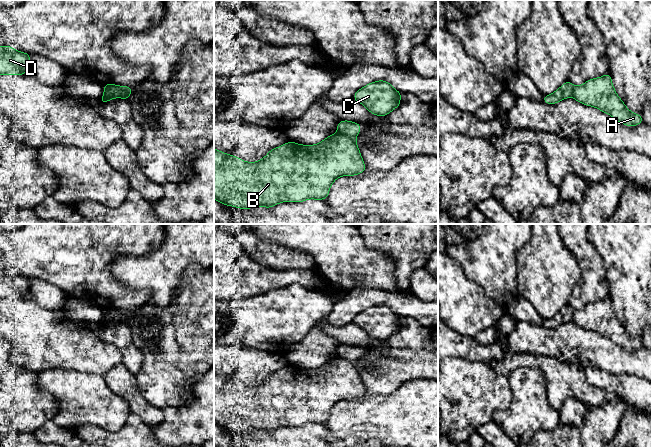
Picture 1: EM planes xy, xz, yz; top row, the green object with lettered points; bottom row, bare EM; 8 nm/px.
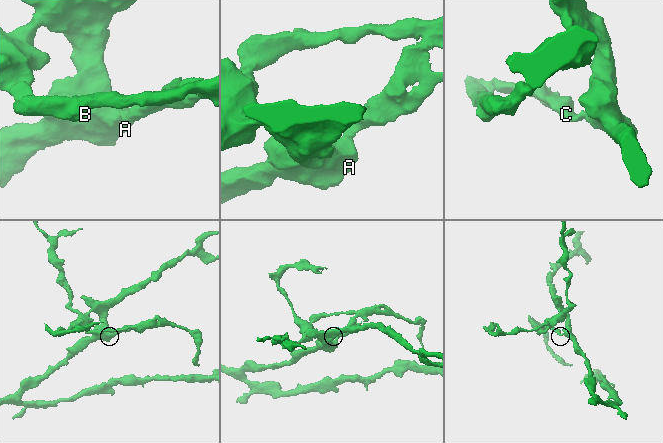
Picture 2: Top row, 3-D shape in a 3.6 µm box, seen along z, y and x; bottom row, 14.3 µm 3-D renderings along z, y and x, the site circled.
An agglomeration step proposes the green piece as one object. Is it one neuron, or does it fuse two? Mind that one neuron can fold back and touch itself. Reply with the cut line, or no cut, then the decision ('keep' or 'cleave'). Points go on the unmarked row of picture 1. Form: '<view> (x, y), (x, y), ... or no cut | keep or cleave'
xz (337, 356), (354, 361) | cleave

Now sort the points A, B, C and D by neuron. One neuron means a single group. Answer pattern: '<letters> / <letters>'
A B D / C

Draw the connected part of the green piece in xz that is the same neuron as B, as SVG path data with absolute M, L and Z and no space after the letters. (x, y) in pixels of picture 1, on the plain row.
M335 357L318 368L301 369L292 365L271 373L257 386L242 385L239 381L214 372L214 423L225 430L240 433L271 432L281 426L304 426L308 423L325 424L333 406L341 400L355 400L366 395L355 361Z

